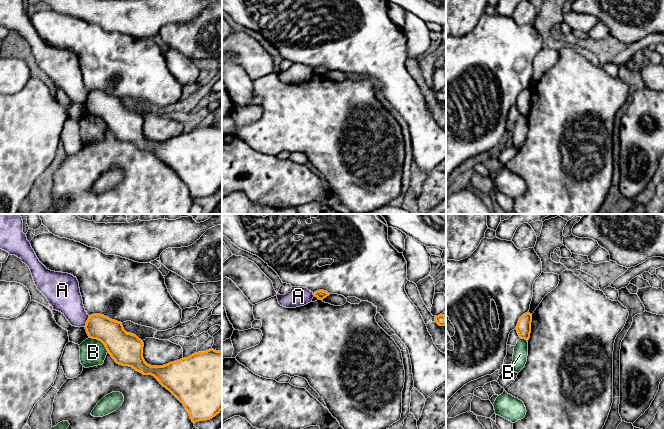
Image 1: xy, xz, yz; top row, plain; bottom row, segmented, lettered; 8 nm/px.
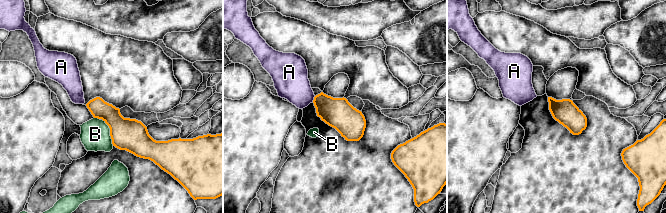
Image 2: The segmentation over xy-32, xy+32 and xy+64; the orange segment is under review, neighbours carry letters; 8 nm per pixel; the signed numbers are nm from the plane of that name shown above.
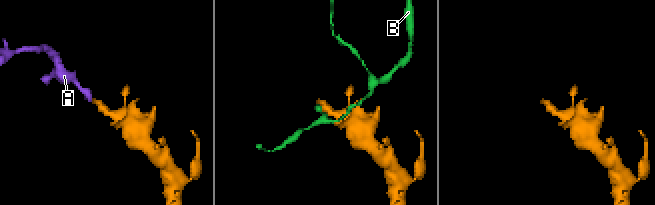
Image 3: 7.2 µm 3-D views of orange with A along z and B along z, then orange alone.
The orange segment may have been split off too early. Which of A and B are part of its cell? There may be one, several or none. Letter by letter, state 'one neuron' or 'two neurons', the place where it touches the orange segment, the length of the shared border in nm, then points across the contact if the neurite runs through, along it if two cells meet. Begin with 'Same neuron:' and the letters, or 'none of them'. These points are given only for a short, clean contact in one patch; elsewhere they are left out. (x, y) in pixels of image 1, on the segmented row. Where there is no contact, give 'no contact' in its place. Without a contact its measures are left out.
Same neuron: none of them
A: two neurons; contact xy (87, 321); length 100 nm; border xy (89, 316), (84, 326)
B: two neurons; contact xy (100, 340); length 200 nm

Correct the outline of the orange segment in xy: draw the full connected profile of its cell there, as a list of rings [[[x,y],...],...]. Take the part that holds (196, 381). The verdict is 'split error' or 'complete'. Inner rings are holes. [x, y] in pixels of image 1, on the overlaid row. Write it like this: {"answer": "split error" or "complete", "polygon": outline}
{"answer": "complete", "polygon": [[[93,314],[85,329],[89,338],[105,345],[117,364],[154,376],[183,404],[194,424],[210,420],[222,410],[222,350],[211,348],[163,366],[151,366],[143,358],[143,341],[127,333],[121,322]]]}

